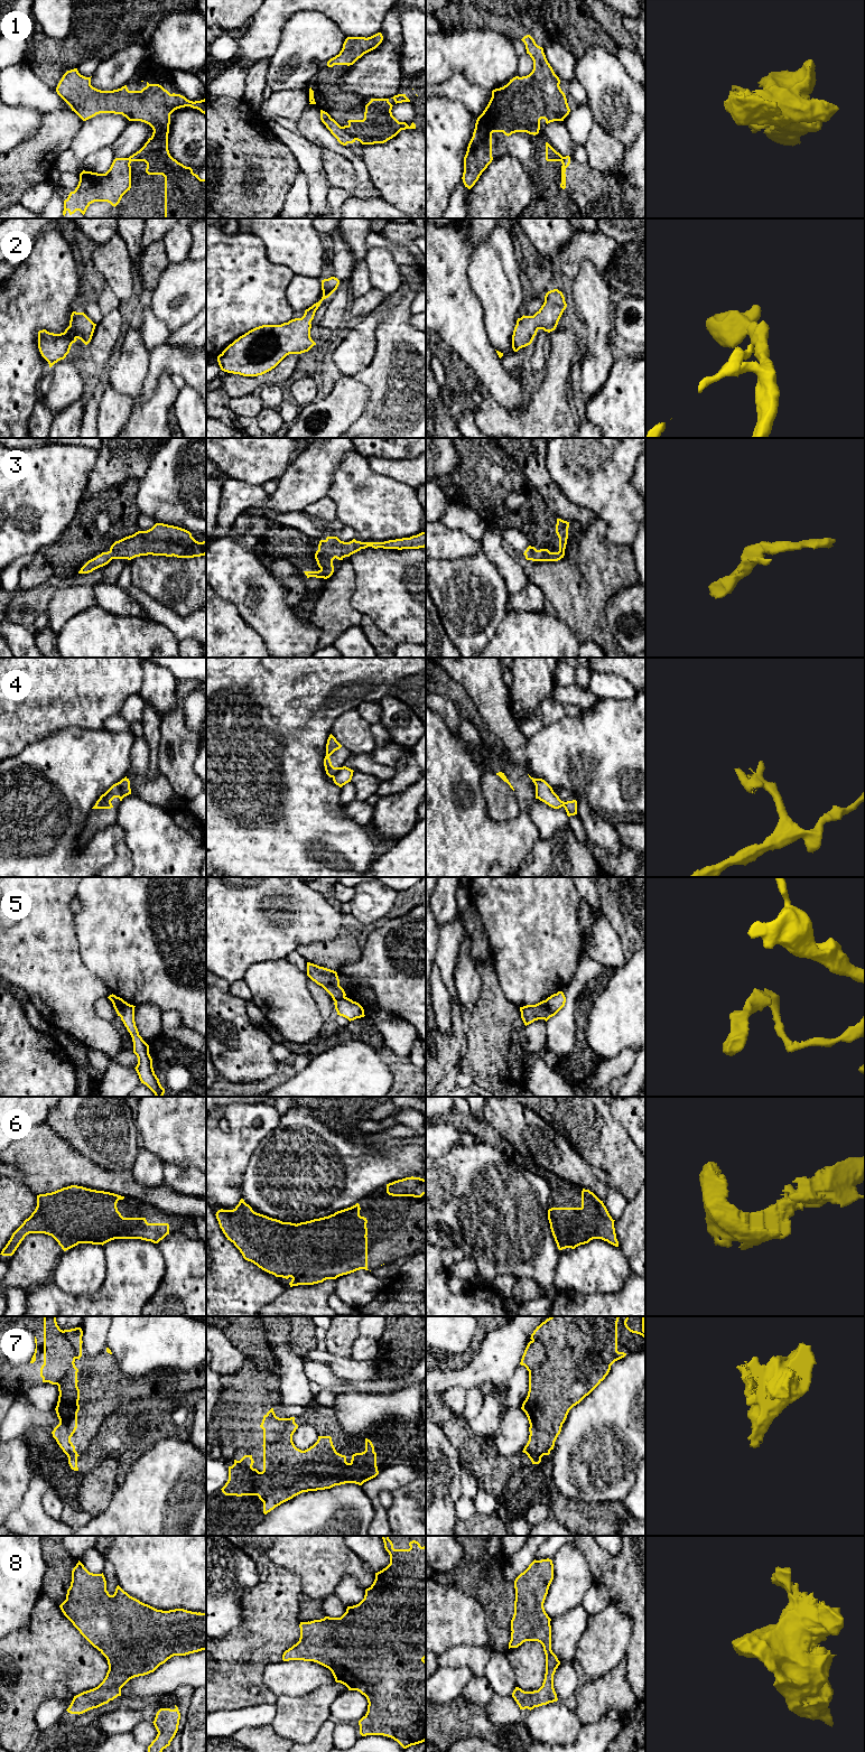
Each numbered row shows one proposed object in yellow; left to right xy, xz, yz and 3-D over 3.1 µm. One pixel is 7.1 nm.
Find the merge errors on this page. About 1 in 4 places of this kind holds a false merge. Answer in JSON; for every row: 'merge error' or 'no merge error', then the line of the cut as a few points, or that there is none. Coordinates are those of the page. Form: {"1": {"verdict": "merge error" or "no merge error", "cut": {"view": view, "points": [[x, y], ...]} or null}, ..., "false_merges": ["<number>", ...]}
{"1": {"verdict": "merge error", "cut": {"view": "xz", "points": [[342, 127], [355, 139]]}}, "2": {"verdict": "no merge error", "cut": null}, "3": {"verdict": "no merge error", "cut": null}, "4": {"verdict": "merge error", "cut": {"view": "xy", "points": [[119, 782], [122, 798]]}}, "5": {"verdict": "merge error", "cut": {"view": "xy", "points": [[117, 997], [121, 1006], [120, 1016]]}}, "6": {"verdict": "no merge error", "cut": null}, "7": {"verdict": "merge error", "cut": {"view": "yz", "points": [[533, 1339], [543, 1347], [546, 1359], [529, 1371]]}}, "8": {"verdict": "no merge error", "cut": null}, "false_merges": ["1", "4", "5", "7"]}

